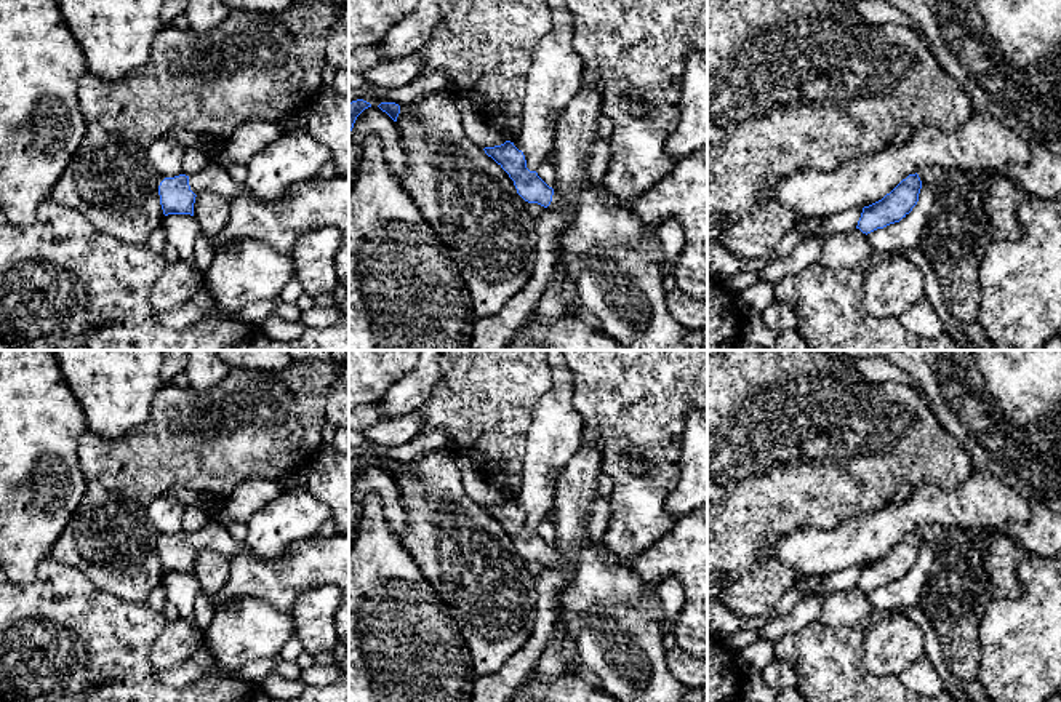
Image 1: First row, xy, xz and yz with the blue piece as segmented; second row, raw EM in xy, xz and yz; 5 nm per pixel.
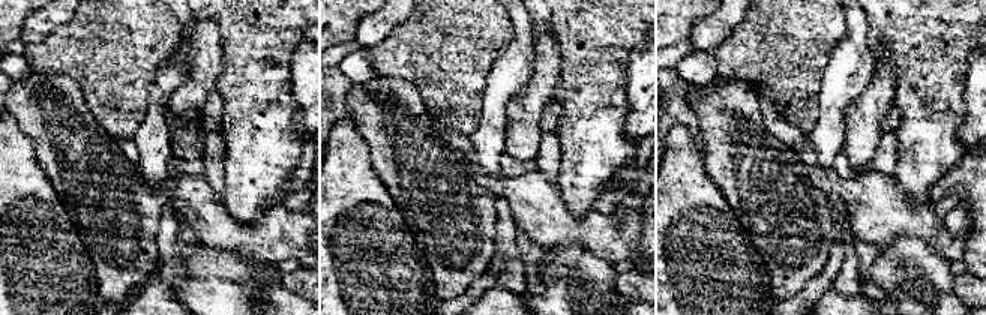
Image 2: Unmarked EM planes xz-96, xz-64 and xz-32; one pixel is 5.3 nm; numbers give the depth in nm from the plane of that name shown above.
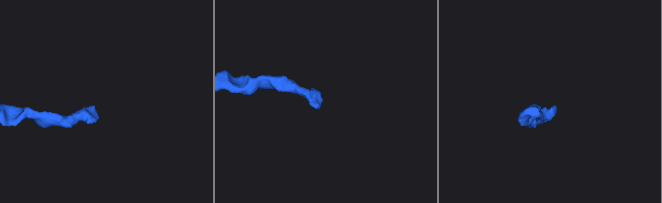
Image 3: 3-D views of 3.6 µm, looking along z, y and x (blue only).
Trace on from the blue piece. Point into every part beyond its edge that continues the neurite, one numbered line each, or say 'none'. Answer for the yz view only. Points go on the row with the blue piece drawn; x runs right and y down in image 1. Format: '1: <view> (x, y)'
none

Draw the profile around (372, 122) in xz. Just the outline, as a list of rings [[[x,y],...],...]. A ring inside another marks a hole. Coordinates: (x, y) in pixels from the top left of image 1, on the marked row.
[[[371,93],[363,101],[371,106],[357,117],[349,133],[349,190],[358,173],[363,142],[370,136],[381,139],[386,162],[390,165],[394,174],[403,182],[408,168],[408,155],[400,144],[398,128],[395,122],[378,107],[381,104],[378,96]]]

